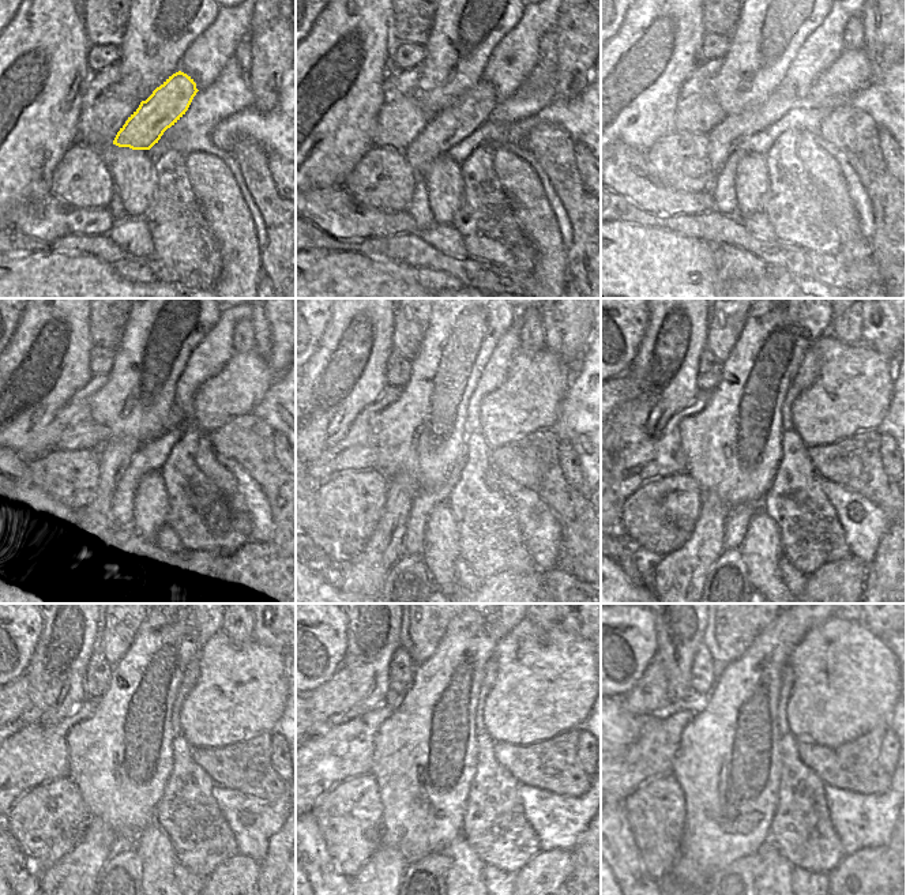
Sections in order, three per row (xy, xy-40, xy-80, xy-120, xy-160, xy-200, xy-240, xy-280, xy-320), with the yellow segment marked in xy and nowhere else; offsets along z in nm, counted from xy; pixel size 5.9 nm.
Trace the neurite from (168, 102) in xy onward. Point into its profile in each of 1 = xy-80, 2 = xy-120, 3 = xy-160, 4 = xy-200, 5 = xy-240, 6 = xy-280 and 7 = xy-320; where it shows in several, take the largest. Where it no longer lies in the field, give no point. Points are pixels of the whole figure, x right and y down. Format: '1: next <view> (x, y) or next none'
1: next xy-80 (730, 142)
2: next xy-120 (89, 538)
3: next xy-160 (395, 537)
4: next xy-200 (680, 575)
5: next xy-240 (71, 880)
6: next xy-280 (379, 880)
7: next xy-320 (668, 880)

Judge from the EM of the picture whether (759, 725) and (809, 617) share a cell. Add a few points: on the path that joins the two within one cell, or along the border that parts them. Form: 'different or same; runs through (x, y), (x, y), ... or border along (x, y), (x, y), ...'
same; runs through (758, 698), (766, 657), (782, 640)

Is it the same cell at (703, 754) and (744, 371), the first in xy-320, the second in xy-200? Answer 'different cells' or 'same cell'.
same cell

